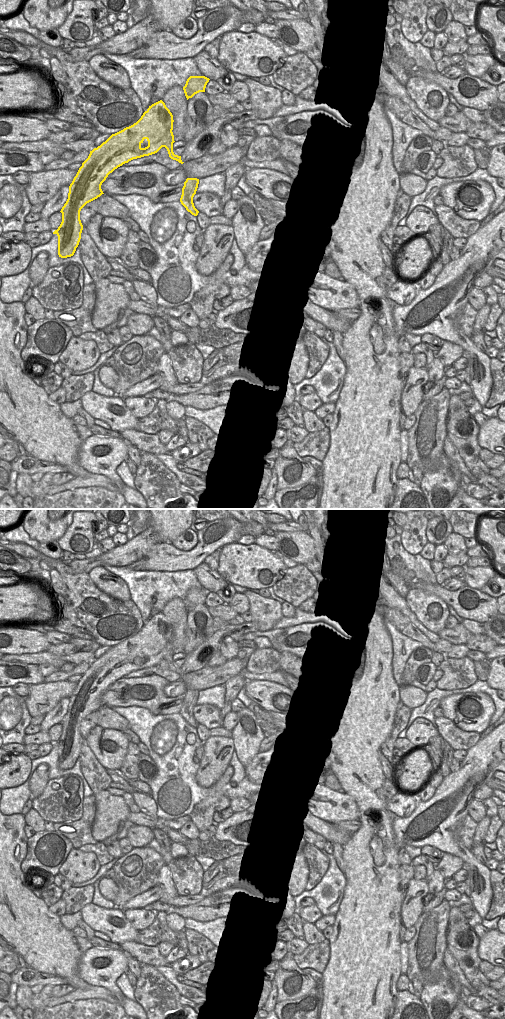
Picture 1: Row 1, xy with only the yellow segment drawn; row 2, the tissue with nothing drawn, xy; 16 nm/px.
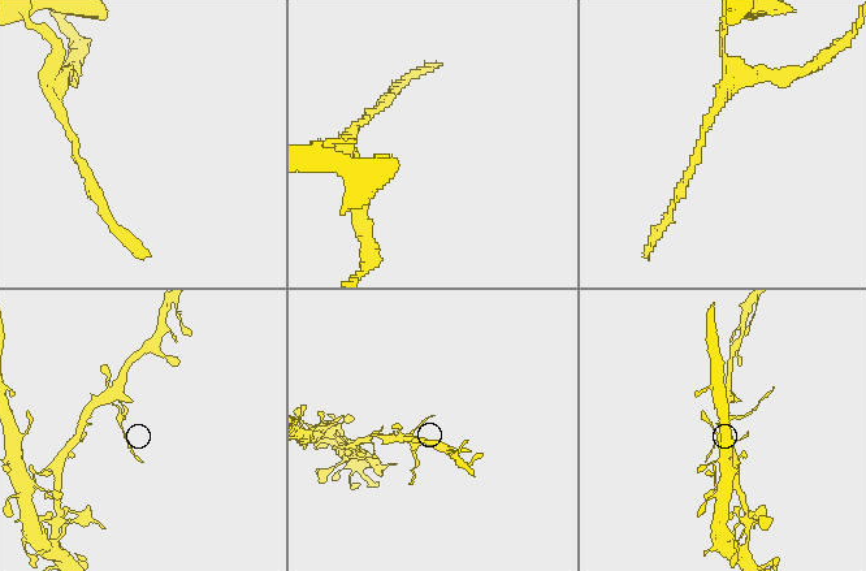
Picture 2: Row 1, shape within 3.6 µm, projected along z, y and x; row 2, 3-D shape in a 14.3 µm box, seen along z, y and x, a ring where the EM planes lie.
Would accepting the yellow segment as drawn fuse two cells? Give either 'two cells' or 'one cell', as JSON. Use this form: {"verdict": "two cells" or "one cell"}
{"verdict": "two cells"}

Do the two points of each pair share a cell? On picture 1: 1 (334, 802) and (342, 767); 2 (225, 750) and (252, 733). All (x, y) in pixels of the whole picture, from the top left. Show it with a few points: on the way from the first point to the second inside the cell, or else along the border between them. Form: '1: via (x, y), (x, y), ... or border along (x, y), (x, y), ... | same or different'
1: border along (345, 792), (354, 799), (359, 811) | different
2: border along (231, 737), (235, 750) | different

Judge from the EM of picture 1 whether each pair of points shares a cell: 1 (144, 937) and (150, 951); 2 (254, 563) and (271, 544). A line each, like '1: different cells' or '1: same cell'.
1: different cells
2: different cells

